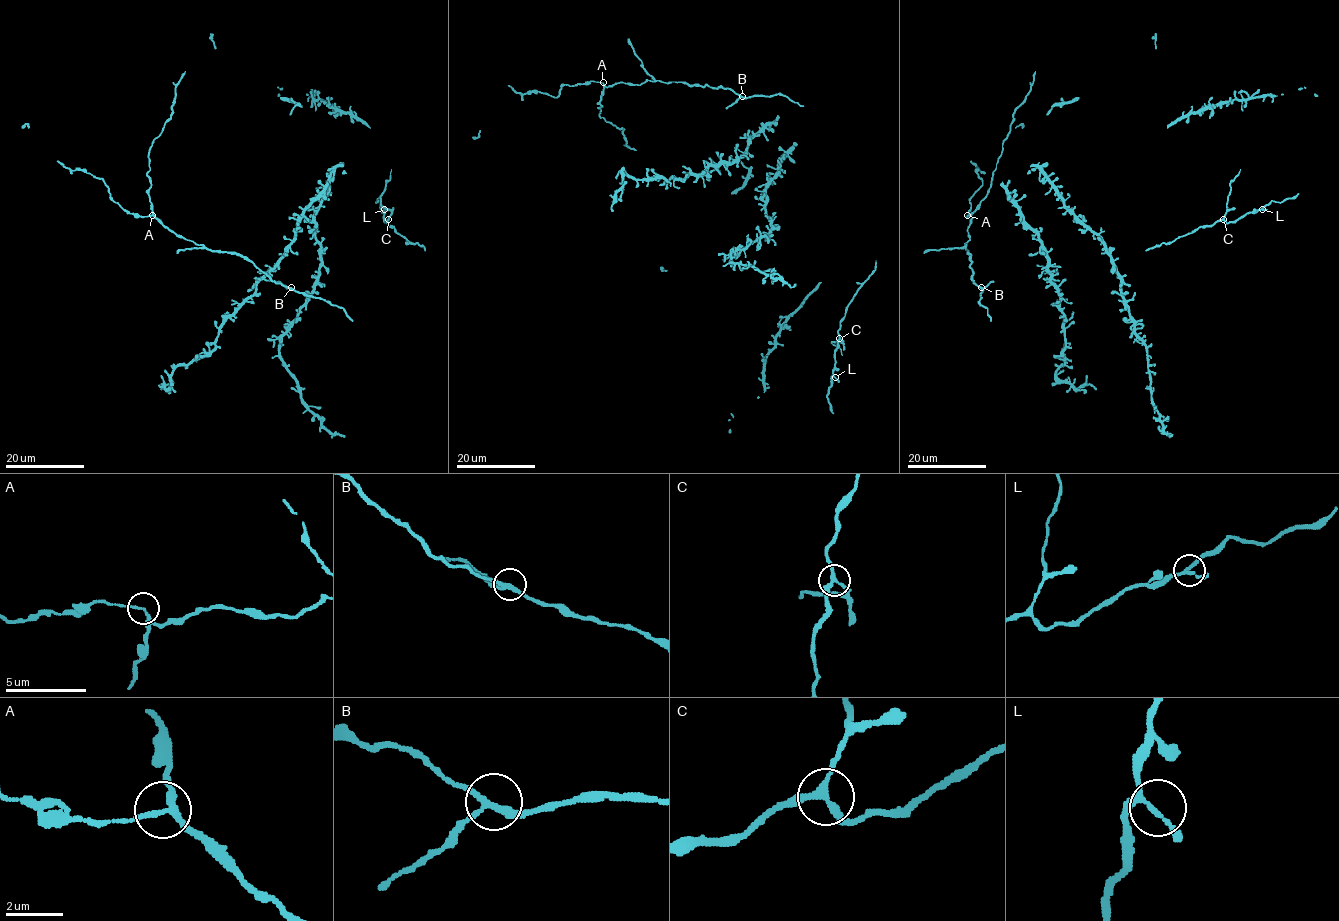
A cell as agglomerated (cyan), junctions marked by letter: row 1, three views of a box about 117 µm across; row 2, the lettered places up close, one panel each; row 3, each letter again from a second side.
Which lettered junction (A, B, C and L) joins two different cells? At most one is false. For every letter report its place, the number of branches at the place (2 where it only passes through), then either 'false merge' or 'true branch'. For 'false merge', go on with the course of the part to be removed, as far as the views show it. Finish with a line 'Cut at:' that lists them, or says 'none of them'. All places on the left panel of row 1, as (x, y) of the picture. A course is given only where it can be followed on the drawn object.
A: (152, 215) | 3 | true branch
B: (291, 287) | 3 | true branch
C: (388, 219) | 3 | true branch
L: (384, 209) | 3 | true branch
Cut at: none of them

